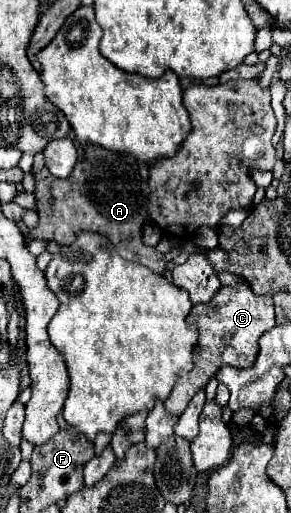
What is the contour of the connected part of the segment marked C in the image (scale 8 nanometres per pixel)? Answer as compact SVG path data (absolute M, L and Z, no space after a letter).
M237 283L229 287L221 287L209 303L193 305L191 315L199 329L199 343L193 349L193 369L189 373L181 373L169 399L165 401L165 409L169 415L181 415L193 395L199 389L205 389L209 379L223 367L231 365L237 369L251 367L255 363L259 351L259 337L275 327L273 299L271 295L255 295L249 283Z

